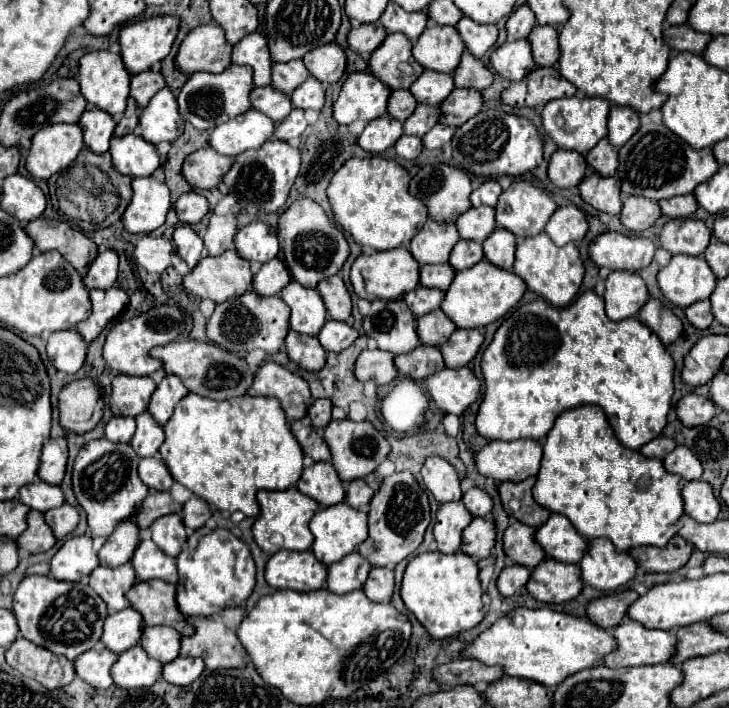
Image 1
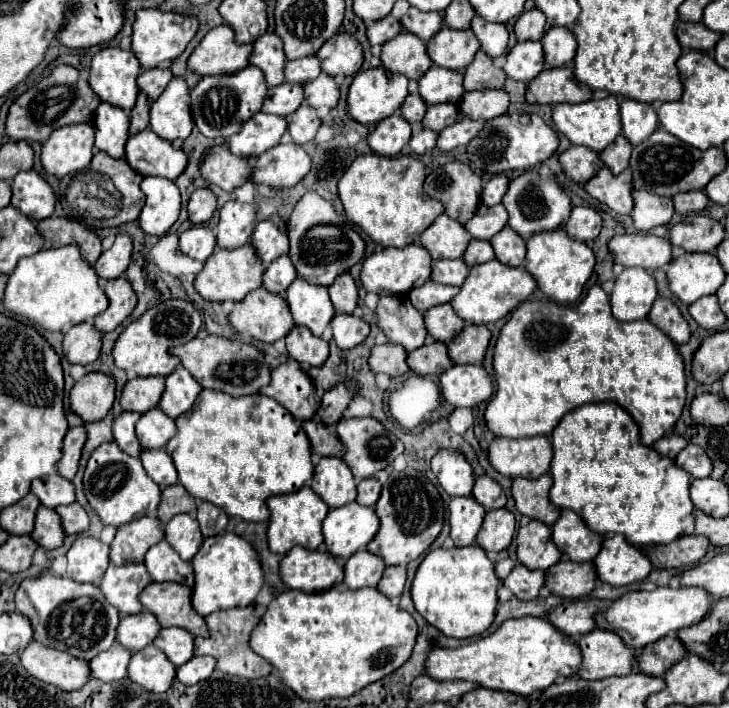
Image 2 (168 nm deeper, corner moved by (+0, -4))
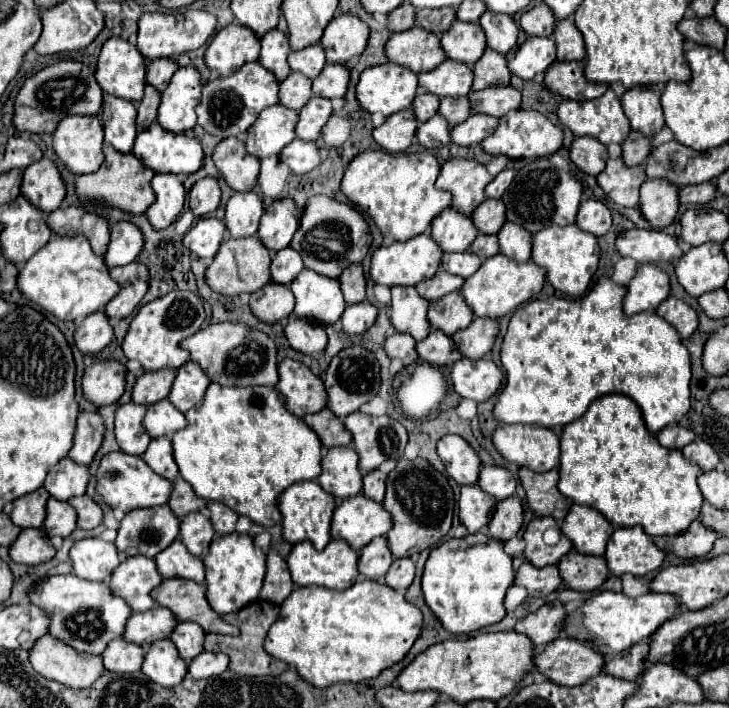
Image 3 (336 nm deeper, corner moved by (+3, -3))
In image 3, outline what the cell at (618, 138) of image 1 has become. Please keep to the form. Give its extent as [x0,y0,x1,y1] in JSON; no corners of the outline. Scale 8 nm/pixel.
[621,84,663,136]

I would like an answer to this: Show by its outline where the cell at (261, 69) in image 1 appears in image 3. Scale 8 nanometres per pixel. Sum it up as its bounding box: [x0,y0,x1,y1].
[259,30,291,82]

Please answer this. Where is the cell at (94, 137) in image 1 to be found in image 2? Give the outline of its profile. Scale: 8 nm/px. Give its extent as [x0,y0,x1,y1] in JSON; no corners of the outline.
[94,103,128,157]

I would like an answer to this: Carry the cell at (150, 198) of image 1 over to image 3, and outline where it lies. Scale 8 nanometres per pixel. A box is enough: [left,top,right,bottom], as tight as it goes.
[145,174,185,228]

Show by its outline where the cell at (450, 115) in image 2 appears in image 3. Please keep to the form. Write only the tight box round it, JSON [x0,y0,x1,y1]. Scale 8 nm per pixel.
[439,96,471,126]

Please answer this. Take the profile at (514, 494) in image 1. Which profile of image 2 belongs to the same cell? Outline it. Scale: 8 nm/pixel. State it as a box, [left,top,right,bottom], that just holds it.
[512,473,560,527]

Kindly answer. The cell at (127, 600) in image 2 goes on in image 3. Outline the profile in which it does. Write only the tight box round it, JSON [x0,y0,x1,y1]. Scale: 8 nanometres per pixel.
[109,556,163,612]

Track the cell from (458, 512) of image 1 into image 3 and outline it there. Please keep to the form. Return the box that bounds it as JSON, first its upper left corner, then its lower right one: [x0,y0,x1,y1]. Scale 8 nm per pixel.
[459,484,497,534]

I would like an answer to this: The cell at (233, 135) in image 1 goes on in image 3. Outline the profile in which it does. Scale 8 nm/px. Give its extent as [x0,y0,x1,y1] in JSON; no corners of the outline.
[247,104,299,158]

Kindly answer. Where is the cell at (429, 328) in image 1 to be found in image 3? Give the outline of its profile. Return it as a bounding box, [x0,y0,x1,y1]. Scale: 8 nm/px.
[429,292,473,334]

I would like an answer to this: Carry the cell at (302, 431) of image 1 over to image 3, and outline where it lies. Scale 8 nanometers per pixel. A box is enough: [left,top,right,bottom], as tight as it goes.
[303,408,353,448]

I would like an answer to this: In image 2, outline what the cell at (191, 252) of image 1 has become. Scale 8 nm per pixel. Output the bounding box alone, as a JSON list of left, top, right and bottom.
[180,225,216,263]

